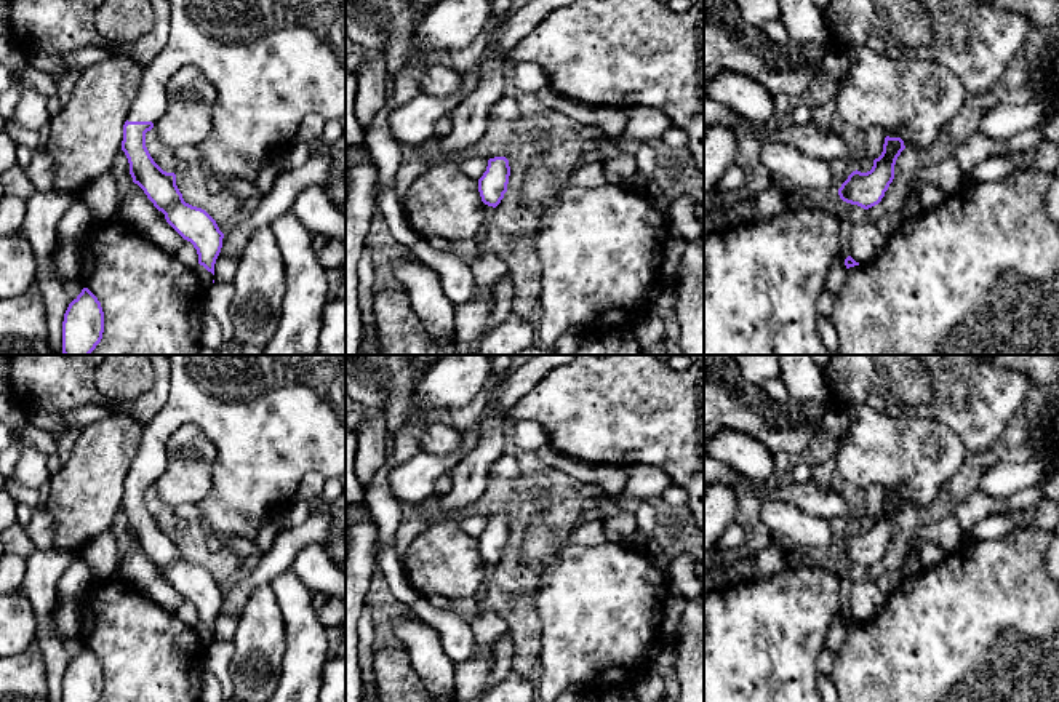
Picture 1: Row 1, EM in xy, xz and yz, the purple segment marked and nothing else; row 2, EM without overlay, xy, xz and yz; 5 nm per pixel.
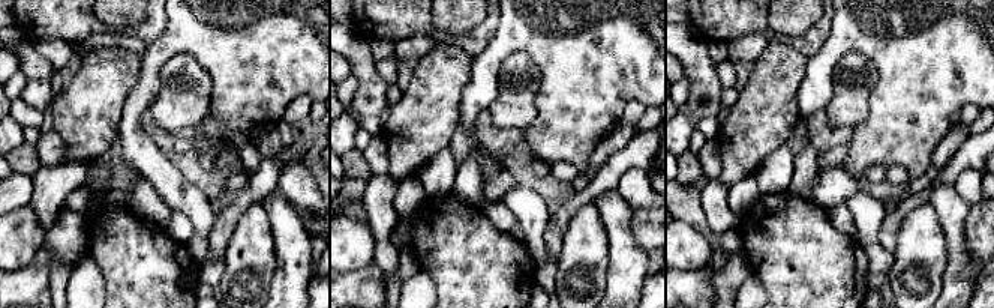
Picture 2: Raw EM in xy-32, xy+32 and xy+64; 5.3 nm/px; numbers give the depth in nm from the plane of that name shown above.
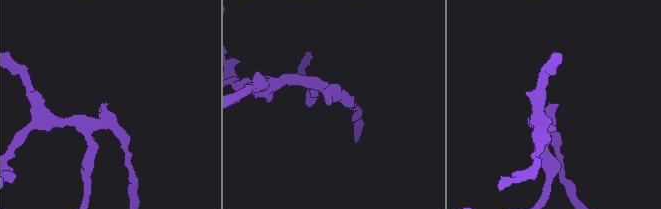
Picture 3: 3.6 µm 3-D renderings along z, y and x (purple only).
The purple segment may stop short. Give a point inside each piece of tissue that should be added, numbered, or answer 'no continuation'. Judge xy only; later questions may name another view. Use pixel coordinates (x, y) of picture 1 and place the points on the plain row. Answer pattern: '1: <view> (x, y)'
1: xy (272, 419)

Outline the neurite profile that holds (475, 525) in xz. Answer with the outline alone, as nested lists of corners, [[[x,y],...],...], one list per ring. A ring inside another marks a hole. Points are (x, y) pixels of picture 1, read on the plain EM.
[[[475,515],[475,517],[467,517],[462,520],[462,529],[464,532],[480,537],[483,531],[486,529],[488,518]]]

